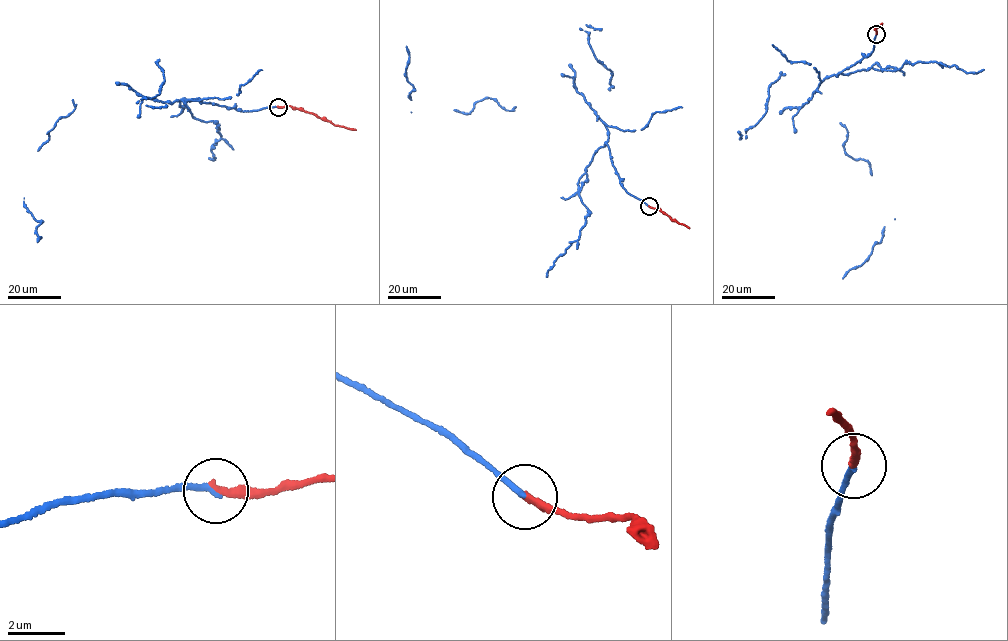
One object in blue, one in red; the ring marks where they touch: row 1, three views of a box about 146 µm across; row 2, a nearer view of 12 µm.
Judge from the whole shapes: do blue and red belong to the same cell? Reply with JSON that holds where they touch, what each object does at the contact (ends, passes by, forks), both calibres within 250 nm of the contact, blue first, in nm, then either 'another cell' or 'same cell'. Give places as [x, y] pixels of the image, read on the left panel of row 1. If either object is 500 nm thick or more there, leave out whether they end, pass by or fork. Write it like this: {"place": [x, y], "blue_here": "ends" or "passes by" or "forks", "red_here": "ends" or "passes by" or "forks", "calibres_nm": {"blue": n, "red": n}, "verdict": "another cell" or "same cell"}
{"place": [278, 107], "blue_here": "ends", "red_here": "ends", "calibres_nm": {"blue": 200, "red": 280}, "verdict": "same cell"}

